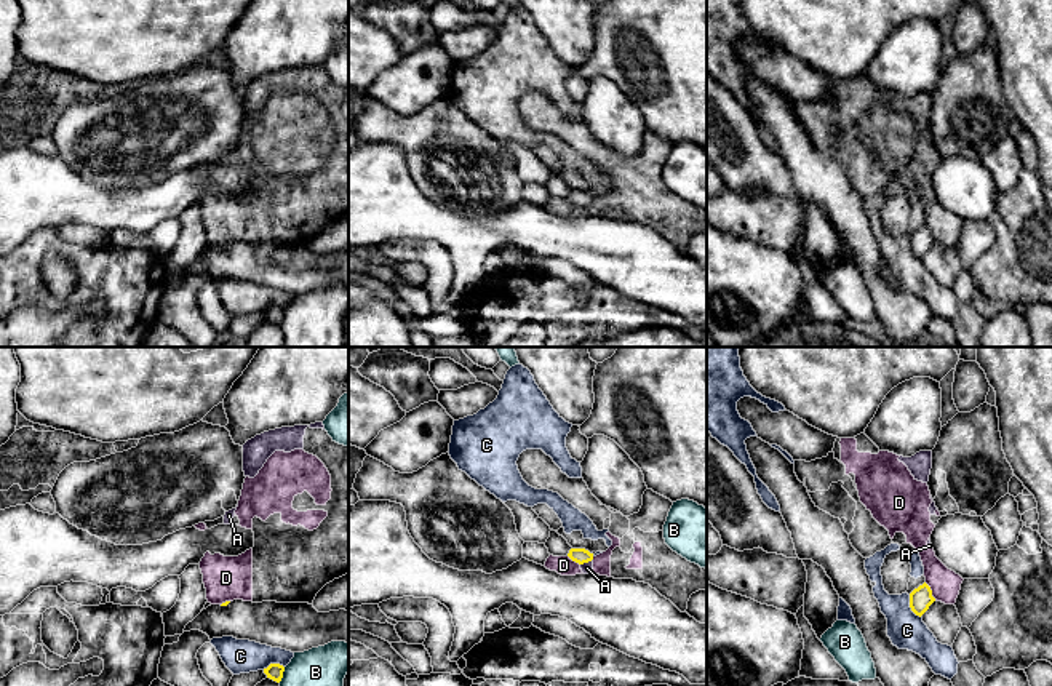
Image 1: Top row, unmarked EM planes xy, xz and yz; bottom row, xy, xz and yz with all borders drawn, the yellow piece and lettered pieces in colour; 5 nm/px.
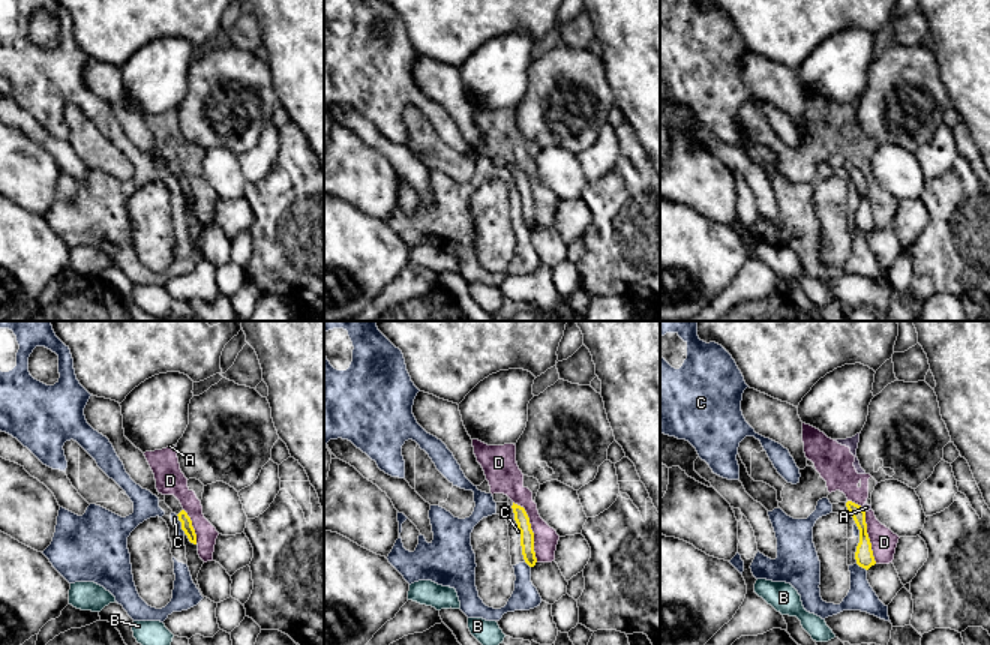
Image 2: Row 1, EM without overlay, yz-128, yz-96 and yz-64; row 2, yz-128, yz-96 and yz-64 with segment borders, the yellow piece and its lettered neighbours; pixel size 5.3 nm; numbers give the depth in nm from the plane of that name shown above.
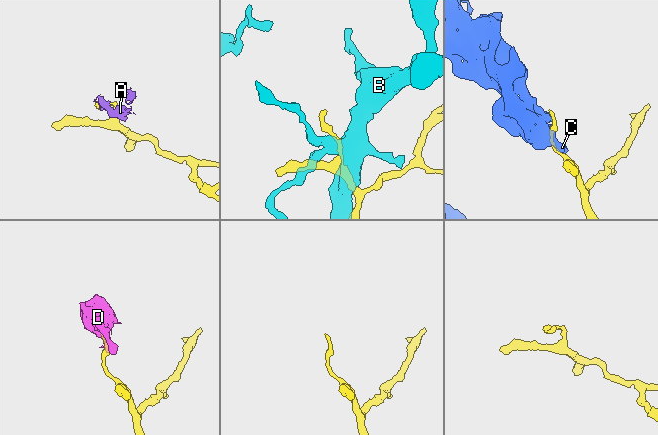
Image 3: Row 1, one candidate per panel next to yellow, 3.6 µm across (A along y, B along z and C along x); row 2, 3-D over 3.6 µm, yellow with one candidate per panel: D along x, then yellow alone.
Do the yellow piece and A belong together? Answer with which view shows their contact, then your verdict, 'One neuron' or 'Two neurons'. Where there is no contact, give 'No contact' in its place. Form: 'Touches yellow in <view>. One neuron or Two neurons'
Touches yellow in xz. Two neurons

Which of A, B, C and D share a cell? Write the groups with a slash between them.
A D / B / C

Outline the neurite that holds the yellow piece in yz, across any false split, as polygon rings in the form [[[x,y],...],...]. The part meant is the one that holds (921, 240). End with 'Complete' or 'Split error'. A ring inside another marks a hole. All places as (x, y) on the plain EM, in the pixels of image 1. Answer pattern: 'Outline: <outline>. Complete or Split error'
Outline: [[[924,224],[910,235],[910,249],[916,257],[922,257],[935,243],[930,229]]]. Complete

